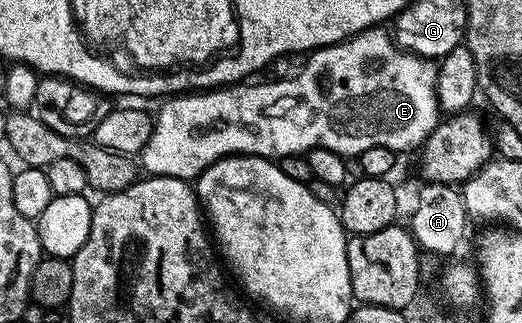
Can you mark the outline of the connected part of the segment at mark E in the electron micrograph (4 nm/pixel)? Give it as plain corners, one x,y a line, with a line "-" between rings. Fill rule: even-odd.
386,27
367,28
340,44
316,48
306,60
307,65
288,80
271,80
268,84
240,82
230,88
164,99
158,105
159,113
154,113
151,137
141,153
142,171
191,182
210,164
227,156
278,158
306,154
320,147
338,152
344,158
357,158
369,146
385,146
403,154
406,148
418,149
441,119
437,98
438,63
415,52
403,51

